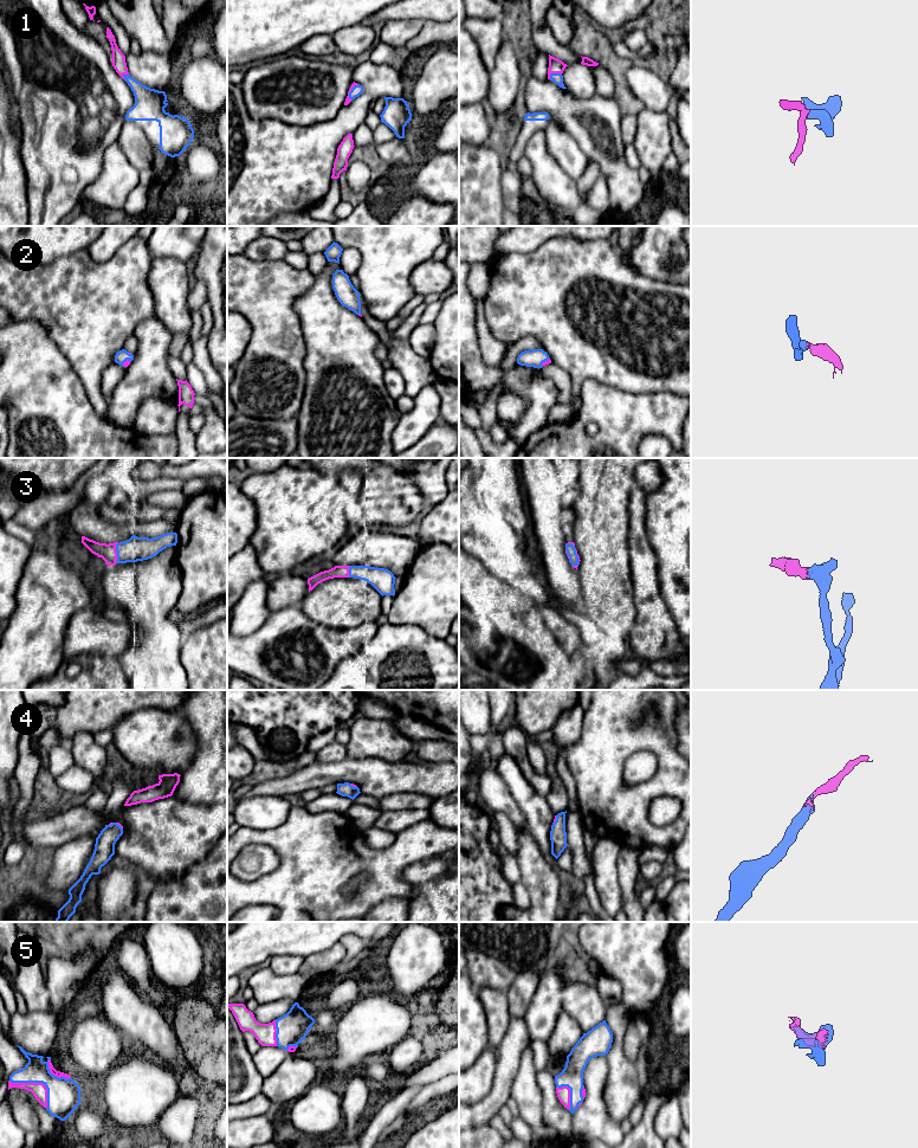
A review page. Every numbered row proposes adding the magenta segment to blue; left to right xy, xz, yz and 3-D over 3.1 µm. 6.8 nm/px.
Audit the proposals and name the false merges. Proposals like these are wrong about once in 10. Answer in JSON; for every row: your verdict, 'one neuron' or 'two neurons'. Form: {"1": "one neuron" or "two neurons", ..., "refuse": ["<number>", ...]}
{"1": "one neuron", "2": "one neuron", "3": "one neuron", "4": "one neuron", "5": "one neuron", "refuse": []}

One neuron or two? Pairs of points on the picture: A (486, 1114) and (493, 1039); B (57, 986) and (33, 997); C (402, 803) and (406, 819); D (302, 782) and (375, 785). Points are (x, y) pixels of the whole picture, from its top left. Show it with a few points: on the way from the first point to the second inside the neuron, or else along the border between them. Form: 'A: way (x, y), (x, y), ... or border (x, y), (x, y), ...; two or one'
A: border (509, 1021), (506, 1034), (498, 1047); two
B: border (44, 975), (51, 1012); two
C: border (427, 808), (381, 811); two
D: way (319, 774), (357, 774); one

